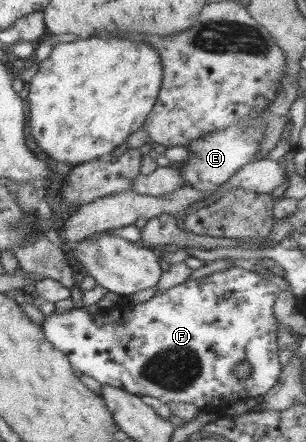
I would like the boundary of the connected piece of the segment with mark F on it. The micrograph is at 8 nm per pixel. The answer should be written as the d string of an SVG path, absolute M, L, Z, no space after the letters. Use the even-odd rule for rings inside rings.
M234 266L205 276L204 278L199 278L199 280L191 280L188 278L183 284L172 286L165 290L165 292L155 294L154 297L151 297L143 303L121 308L121 312L117 307L109 310L101 310L96 315L89 315L85 308L72 309L64 314L54 312L44 316L43 324L39 326L42 328L43 336L47 338L47 342L55 349L58 349L63 355L67 356L75 372L91 376L91 378L94 378L102 386L109 385L109 387L117 387L139 397L147 395L159 399L166 404L181 402L194 405L200 410L201 408L221 408L223 410L223 408L227 408L233 402L243 400L243 398L262 398L279 380L283 366L280 364L278 356L279 347L276 336L278 332L278 321L274 315L274 304L281 291L275 283L264 279L259 273ZM238 362L250 363L251 376L249 378L240 380L233 374L233 369L235 369L237 366L236 363Z

